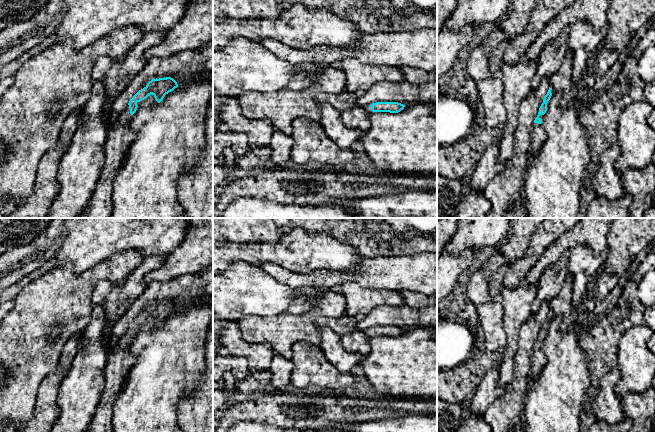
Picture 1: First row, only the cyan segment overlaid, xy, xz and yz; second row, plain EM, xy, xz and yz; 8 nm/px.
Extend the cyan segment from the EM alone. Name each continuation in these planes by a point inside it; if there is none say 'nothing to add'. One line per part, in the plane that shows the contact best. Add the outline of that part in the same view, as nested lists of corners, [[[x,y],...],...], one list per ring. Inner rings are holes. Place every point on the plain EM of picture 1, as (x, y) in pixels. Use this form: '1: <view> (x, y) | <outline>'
1: xy (120, 360) | [[[129,329],[116,343],[111,340],[111,333],[111,330],[106,330],[102,339],[107,352],[105,384],[96,412],[86,432],[113,432],[112,408],[125,385],[130,369],[136,362],[136,357],[130,352],[132,339]]]

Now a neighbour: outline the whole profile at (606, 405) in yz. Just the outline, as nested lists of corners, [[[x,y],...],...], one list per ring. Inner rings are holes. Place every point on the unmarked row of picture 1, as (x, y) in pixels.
[[[617,367],[612,368],[601,380],[592,402],[593,412],[599,421],[616,424],[624,419],[621,399],[616,391],[616,385],[621,377]]]

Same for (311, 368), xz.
[[[297,342],[292,346],[291,361],[294,364],[291,373],[291,385],[300,390],[309,387],[319,387],[321,389],[329,389],[335,393],[352,386],[356,382],[356,377],[350,373],[342,372],[335,368],[322,352],[320,346],[316,346],[307,342]]]

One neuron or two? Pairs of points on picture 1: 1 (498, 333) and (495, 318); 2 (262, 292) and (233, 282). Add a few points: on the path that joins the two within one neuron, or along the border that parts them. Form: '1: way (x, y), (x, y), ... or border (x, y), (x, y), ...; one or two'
1: way (495, 329), (495, 322); one
2: way (255, 292), (240, 289); one

